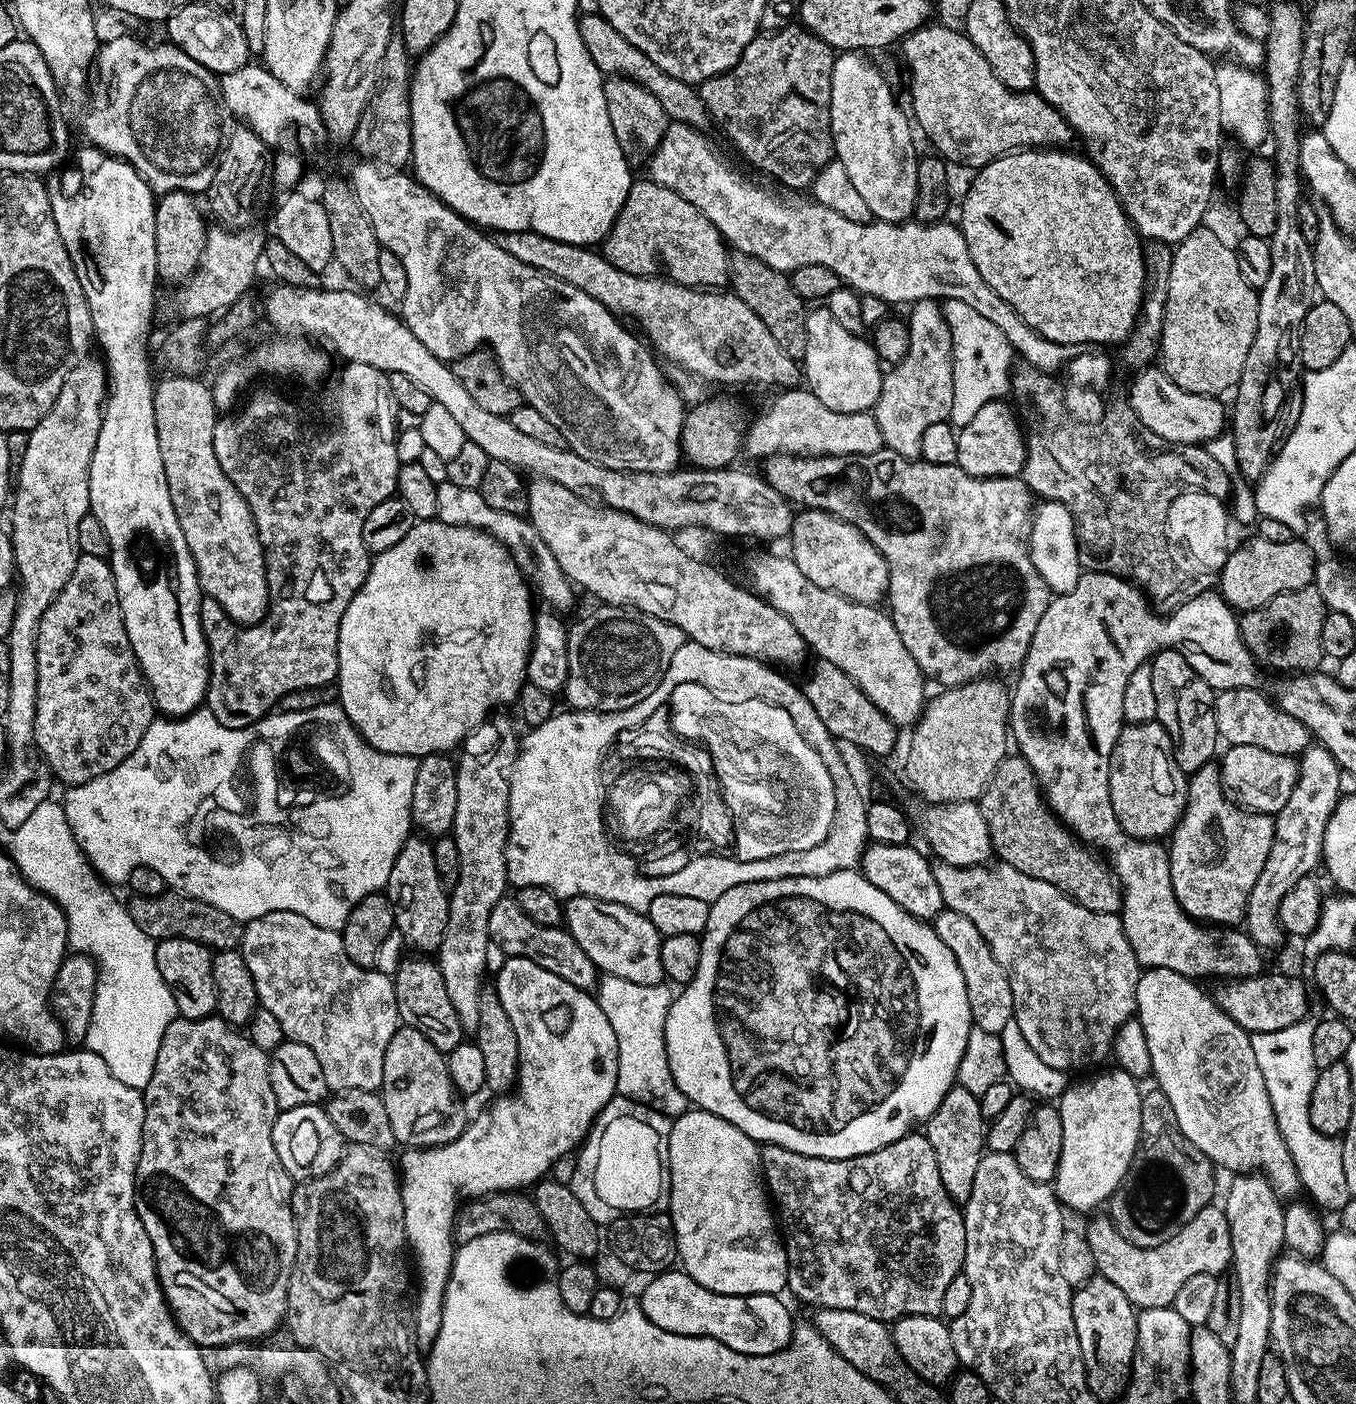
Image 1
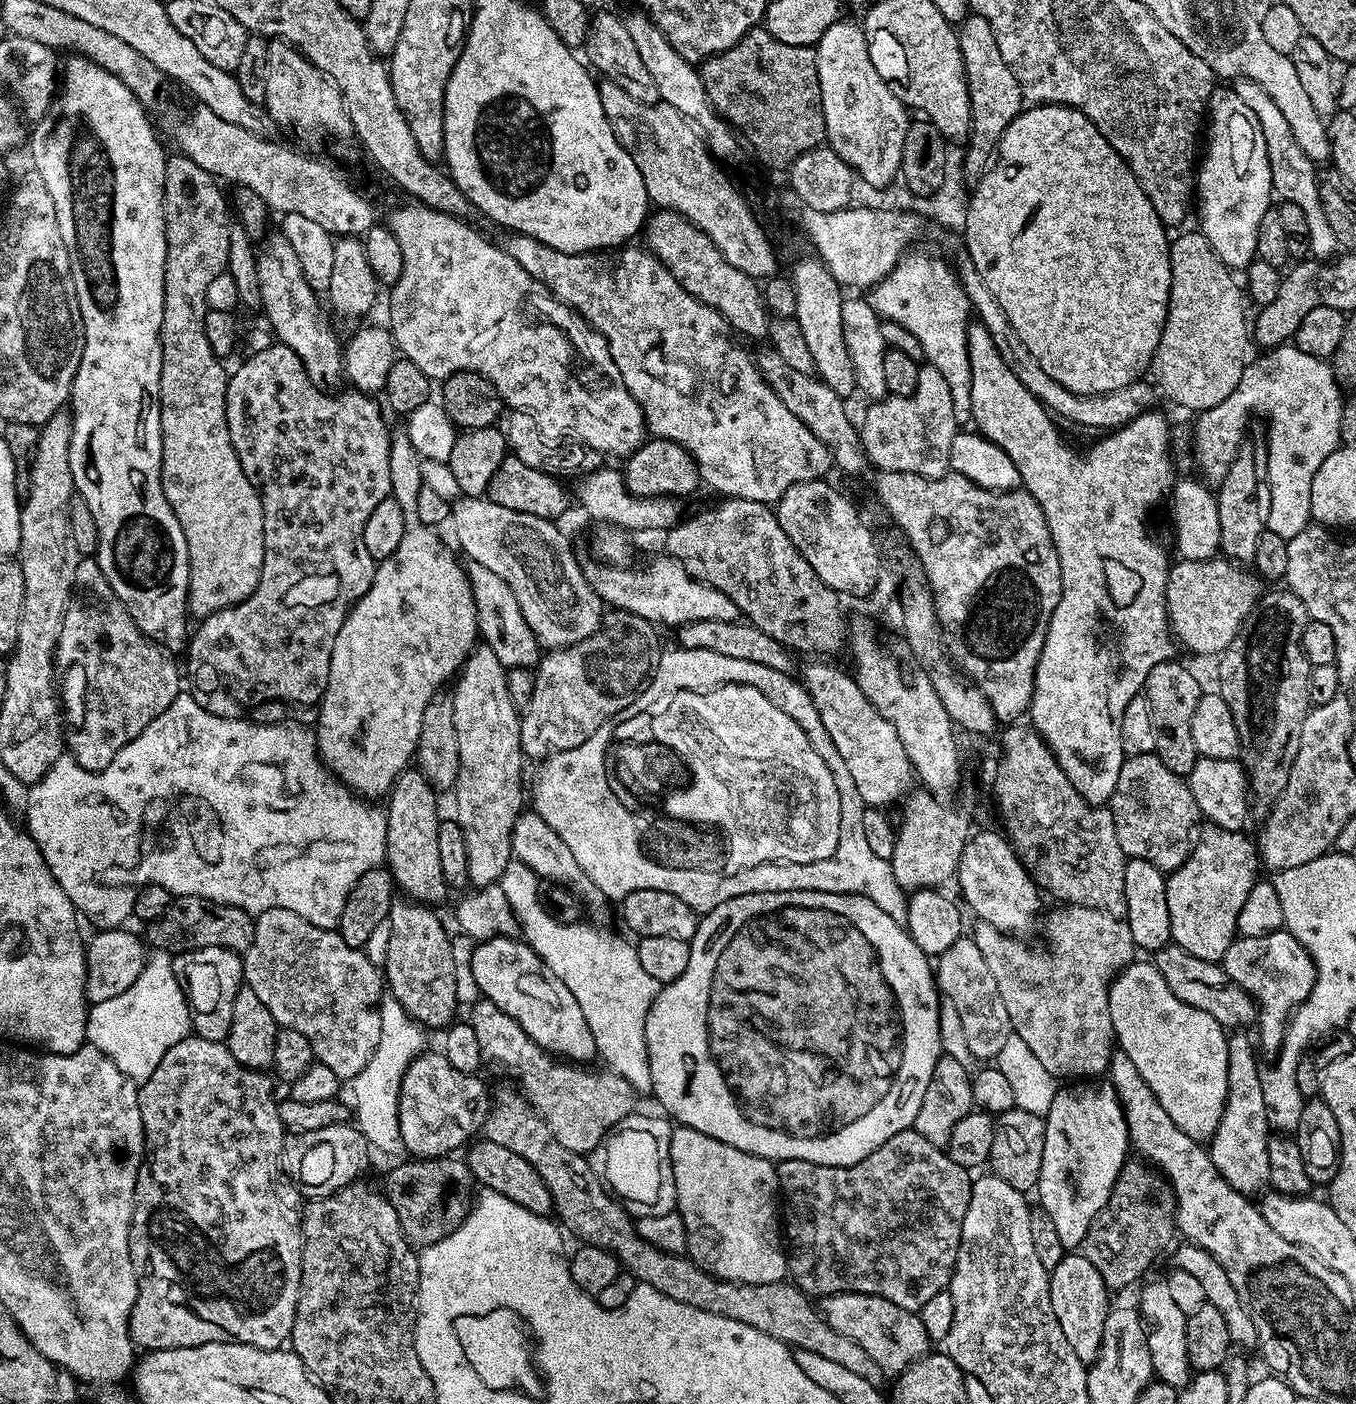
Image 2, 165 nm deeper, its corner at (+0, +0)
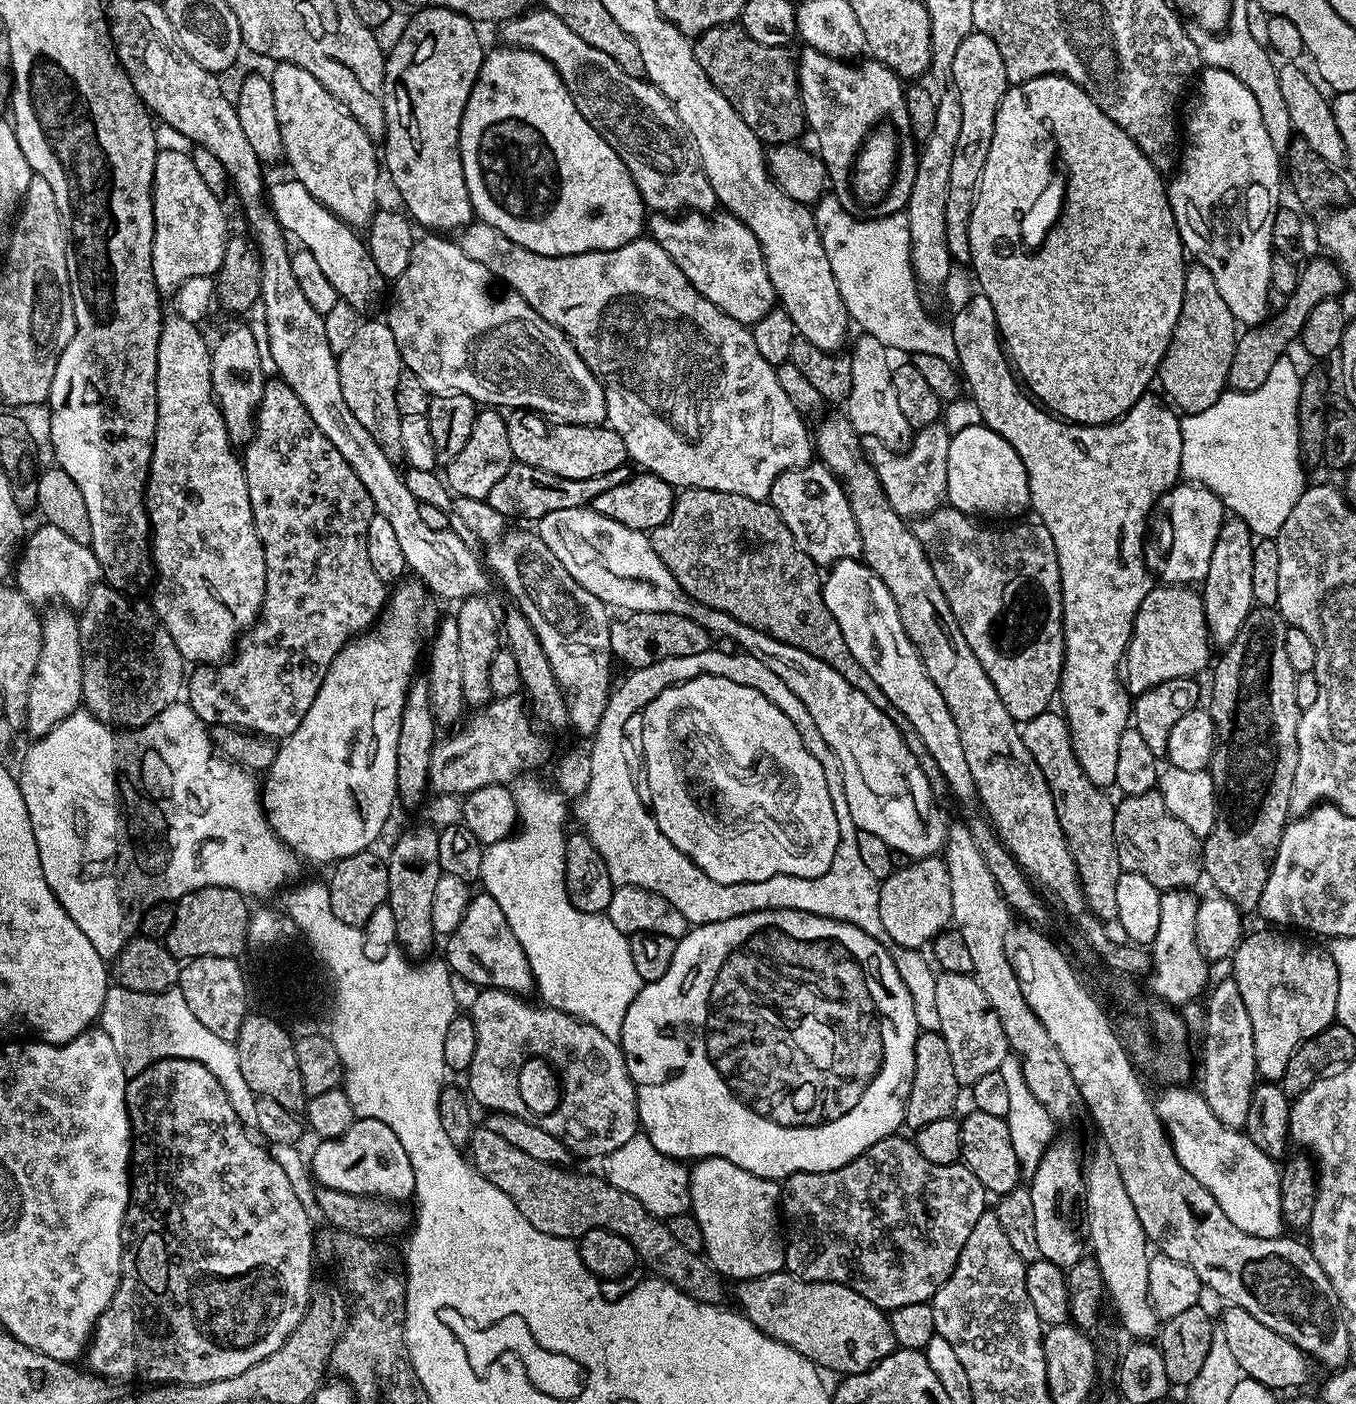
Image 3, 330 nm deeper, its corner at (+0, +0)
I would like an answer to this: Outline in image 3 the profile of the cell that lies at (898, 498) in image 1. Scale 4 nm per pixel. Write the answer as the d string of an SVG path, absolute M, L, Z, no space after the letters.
M941 506L931 516L921 516L911 525L912 533L918 538L930 566L934 570L934 578L938 578L938 586L942 586L942 594L946 594L946 602L954 614L957 626L962 630L966 642L970 642L970 650L974 650L974 658L982 662L982 670L994 682L994 690L1002 698L1002 706L1010 710L1010 714L1017 722L1030 718L1038 718L1038 714L1049 711L1048 704L1057 699L1060 691L1060 675L1064 669L1064 607L1062 606L1062 582L1060 581L1060 567L1058 554L1054 550L1054 538L1050 538L1050 530L1046 530L1039 522L1020 524L1009 532L991 532L988 528L979 528L977 521L967 512L959 512L951 506Z

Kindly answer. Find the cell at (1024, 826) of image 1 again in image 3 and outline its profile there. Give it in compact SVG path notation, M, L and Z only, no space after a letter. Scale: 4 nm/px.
M1049 710L1038 714L1038 718L1023 721L1022 735L1026 750L1030 750L1034 762L1038 762L1050 786L1058 822L1061 823L1066 842L1077 864L1088 909L1097 919L1107 922L1114 920L1118 914L1118 898L1114 895L1114 890L1118 890L1118 878L1122 871L1114 838L1116 804L1108 797L1109 793L1105 789L1094 786L1094 782L1086 778L1074 754L1068 722L1059 711L1055 711Z

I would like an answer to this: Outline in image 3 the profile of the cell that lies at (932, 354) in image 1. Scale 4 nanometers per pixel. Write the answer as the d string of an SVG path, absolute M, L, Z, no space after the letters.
M937 422L919 429L912 437L912 444L906 452L892 452L878 438L863 437L862 447L864 455L867 456L872 469L878 476L878 482L894 510L899 516L905 518L919 518L921 516L931 516L937 508L947 501L948 487L946 486L946 462L950 454L950 442L952 433L946 430L943 422Z

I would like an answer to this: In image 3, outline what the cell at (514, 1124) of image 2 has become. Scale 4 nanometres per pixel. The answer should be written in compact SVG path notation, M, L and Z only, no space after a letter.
M483 1126L473 1131L466 1152L472 1167L518 1206L522 1218L526 1218L534 1230L567 1240L586 1234L586 1230L610 1230L622 1234L622 1238L634 1246L639 1263L653 1277L672 1284L703 1304L723 1301L725 1281L720 1273L701 1253L686 1250L686 1246L670 1234L667 1223L650 1214L650 1210L646 1210L638 1198L626 1194L626 1190L618 1190L618 1186L599 1175L583 1176L580 1172L568 1172L572 1170L558 1164L538 1162L538 1158L530 1158L530 1154L518 1150L518 1146L510 1146L510 1142L498 1138L494 1130Z

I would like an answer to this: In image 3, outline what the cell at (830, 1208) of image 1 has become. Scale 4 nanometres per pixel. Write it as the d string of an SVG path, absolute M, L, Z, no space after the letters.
M893 1134L874 1142L858 1158L854 1158L846 1166L835 1168L829 1172L796 1172L783 1181L780 1193L780 1206L782 1209L782 1224L788 1227L786 1232L786 1247L784 1250L784 1268L803 1280L814 1282L826 1282L827 1284L841 1284L874 1302L874 1306L885 1310L901 1308L902 1306L914 1306L915 1304L927 1304L936 1291L948 1281L958 1258L962 1254L962 1246L966 1246L966 1238L970 1238L970 1230L974 1230L974 1222L982 1218L982 1214L989 1207L990 1194L974 1178L974 1174L963 1163L935 1164L926 1162L922 1154L916 1149L915 1143L901 1134Z

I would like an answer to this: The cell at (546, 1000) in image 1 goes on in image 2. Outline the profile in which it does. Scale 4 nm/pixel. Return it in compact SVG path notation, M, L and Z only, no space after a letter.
M496 936L493 940L481 940L472 952L472 980L481 988L483 999L494 1002L539 1048L556 1058L568 1062L588 1062L596 1056L594 1034L586 1026L586 1017L570 990L538 958L538 954L523 939Z

